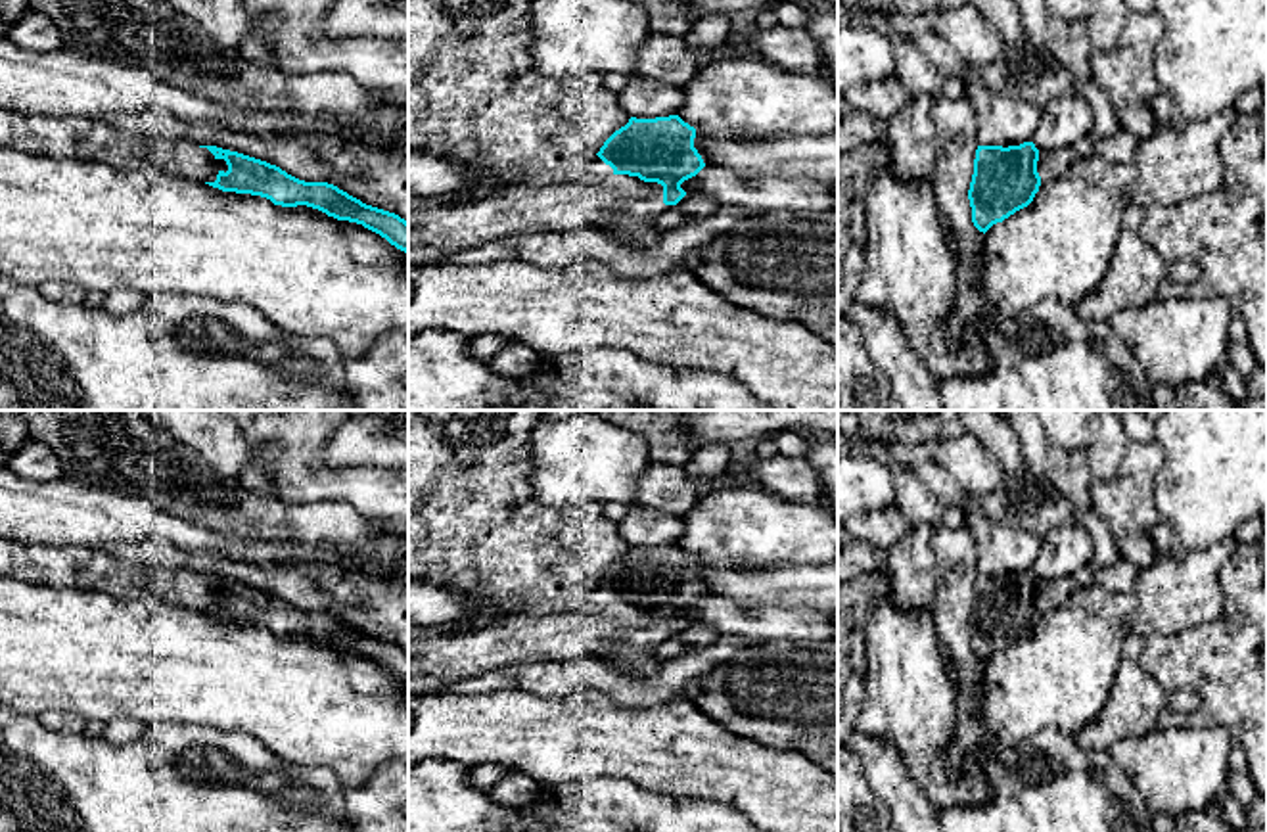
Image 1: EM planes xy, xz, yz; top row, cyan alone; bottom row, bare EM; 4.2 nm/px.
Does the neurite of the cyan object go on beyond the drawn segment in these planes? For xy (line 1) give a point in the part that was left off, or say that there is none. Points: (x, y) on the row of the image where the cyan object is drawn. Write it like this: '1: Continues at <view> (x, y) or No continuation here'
1: Continues at xy (186, 160)

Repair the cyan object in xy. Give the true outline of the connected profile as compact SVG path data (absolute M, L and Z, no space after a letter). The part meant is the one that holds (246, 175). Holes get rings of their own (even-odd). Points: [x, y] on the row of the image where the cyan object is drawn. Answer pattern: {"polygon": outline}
{"polygon": "M171 138L150 140L146 155L150 165L165 173L201 180L222 192L261 196L282 207L307 205L337 220L362 224L408 255L404 219L366 205L334 184L305 182L276 165L238 151Z"}

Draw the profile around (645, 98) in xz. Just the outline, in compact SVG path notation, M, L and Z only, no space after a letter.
M631 75L627 86L617 94L617 100L629 117L656 119L679 115L684 94L682 86Z

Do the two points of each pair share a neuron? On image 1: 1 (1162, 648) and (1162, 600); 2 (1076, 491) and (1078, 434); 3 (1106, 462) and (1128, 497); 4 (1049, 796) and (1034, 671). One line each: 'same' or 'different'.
1: different
2: different
3: different
4: different

